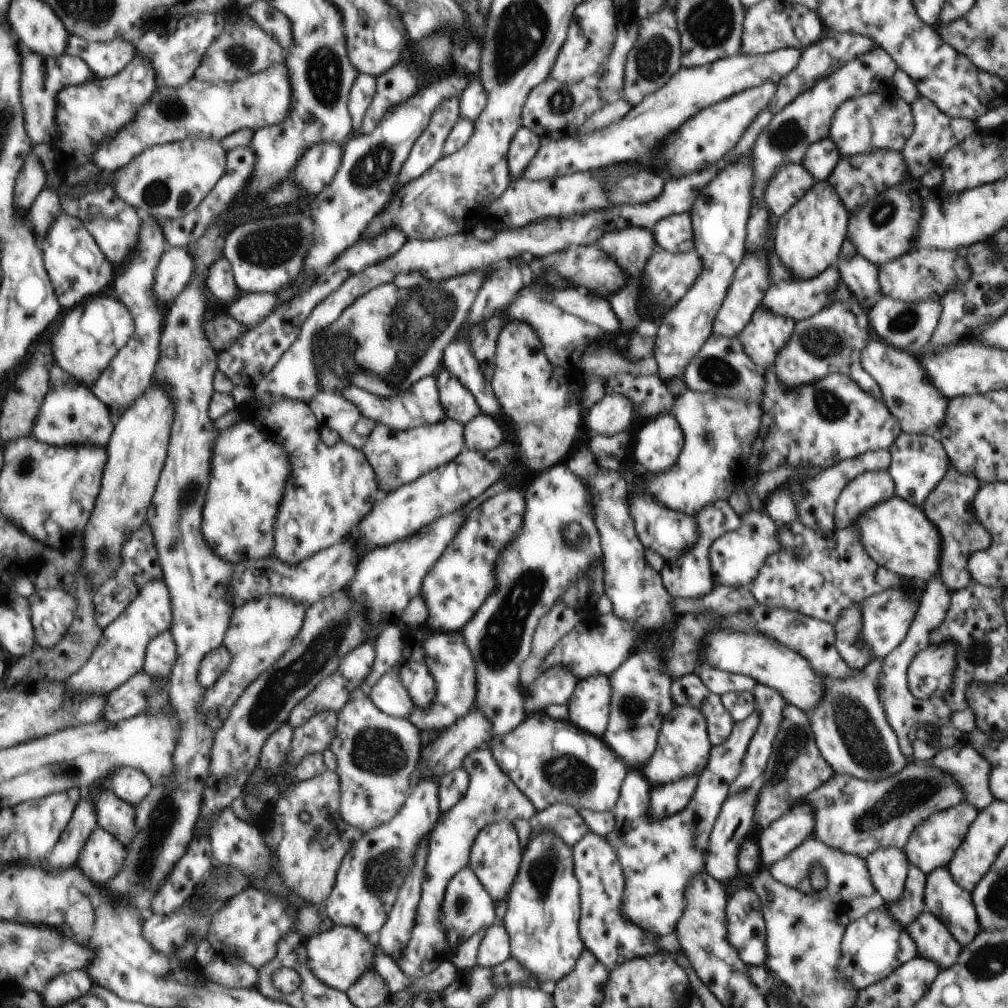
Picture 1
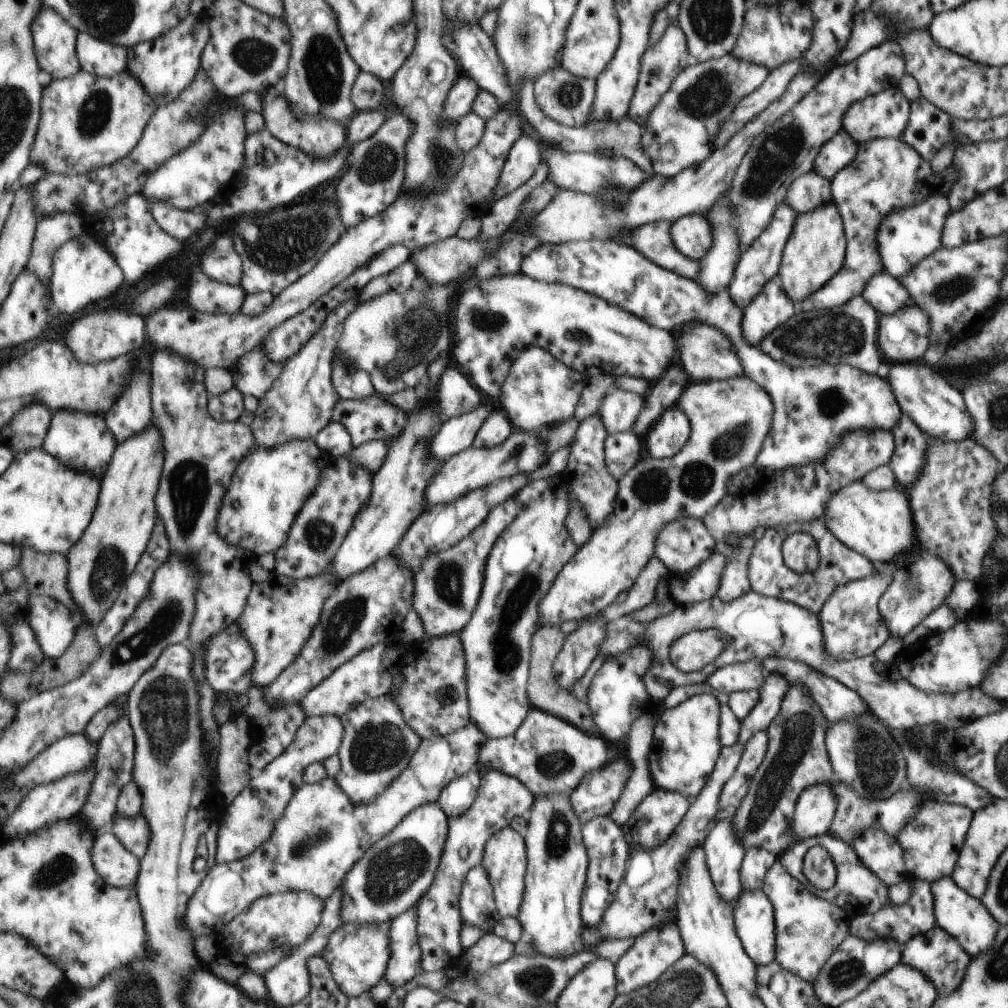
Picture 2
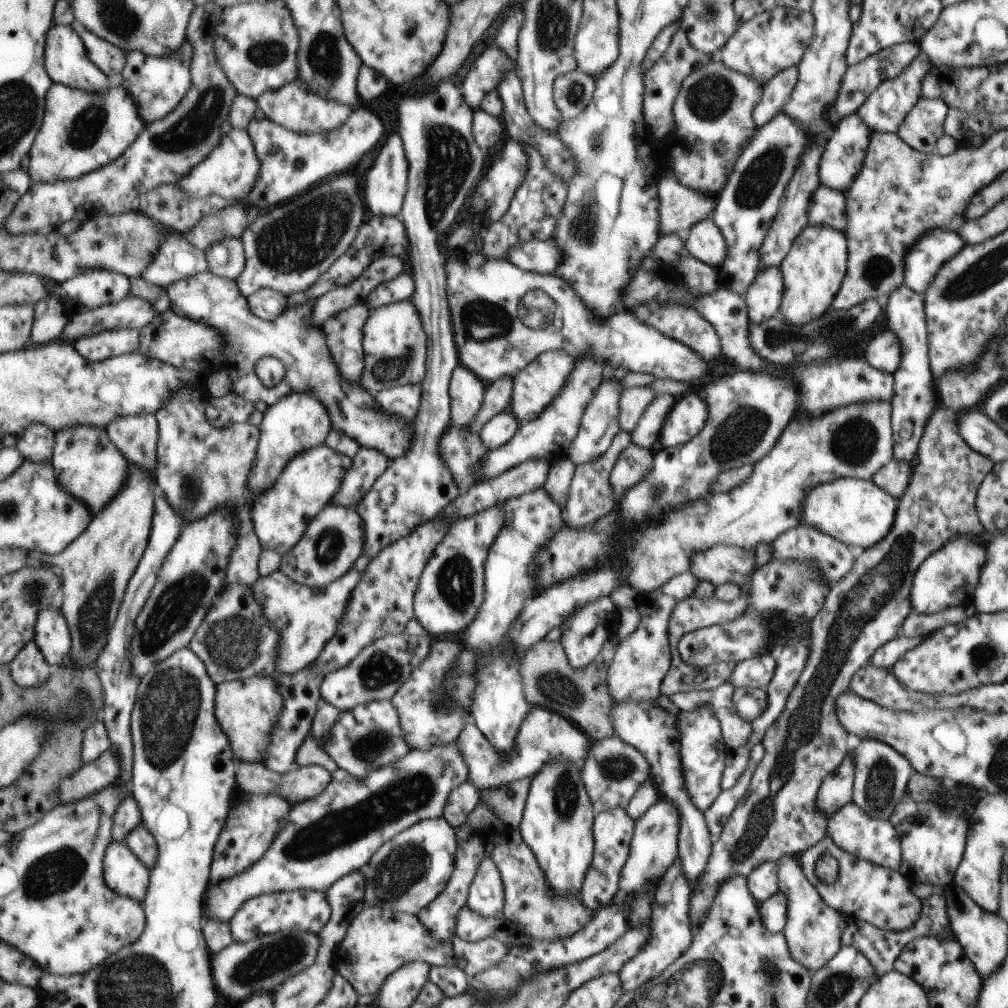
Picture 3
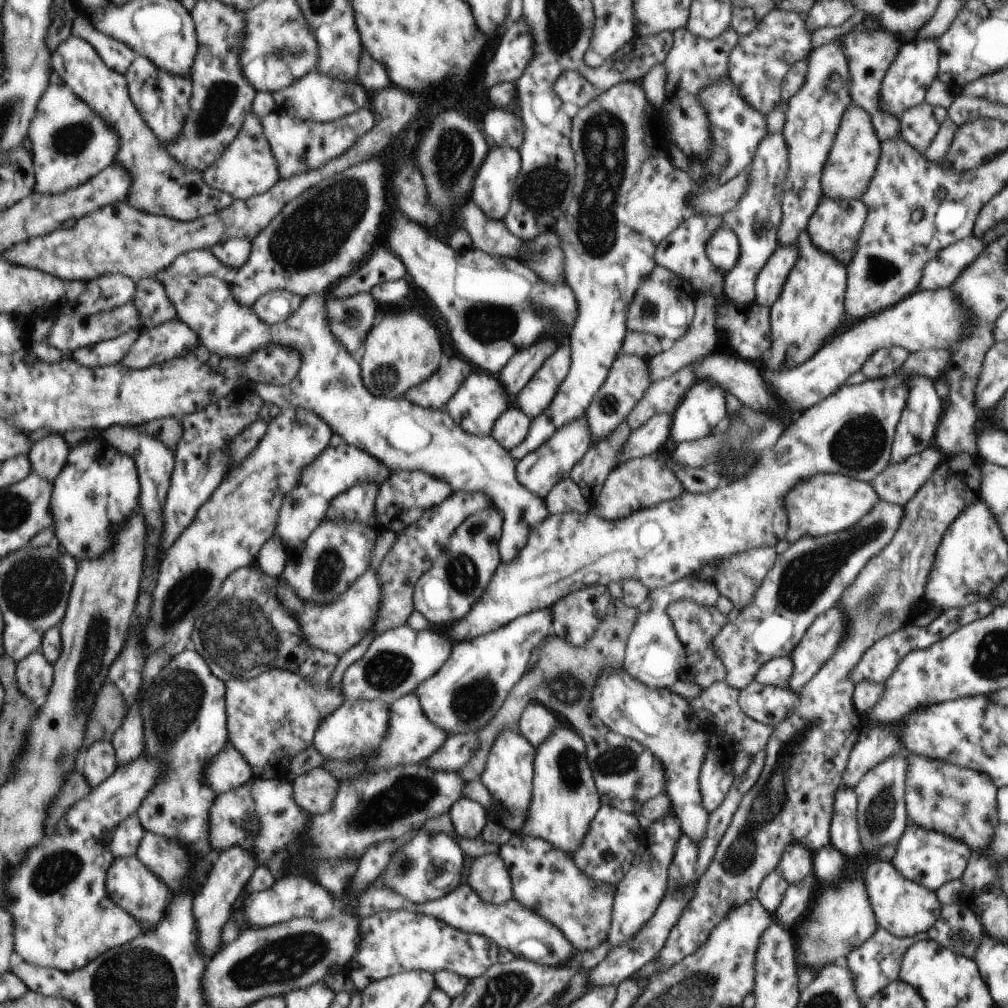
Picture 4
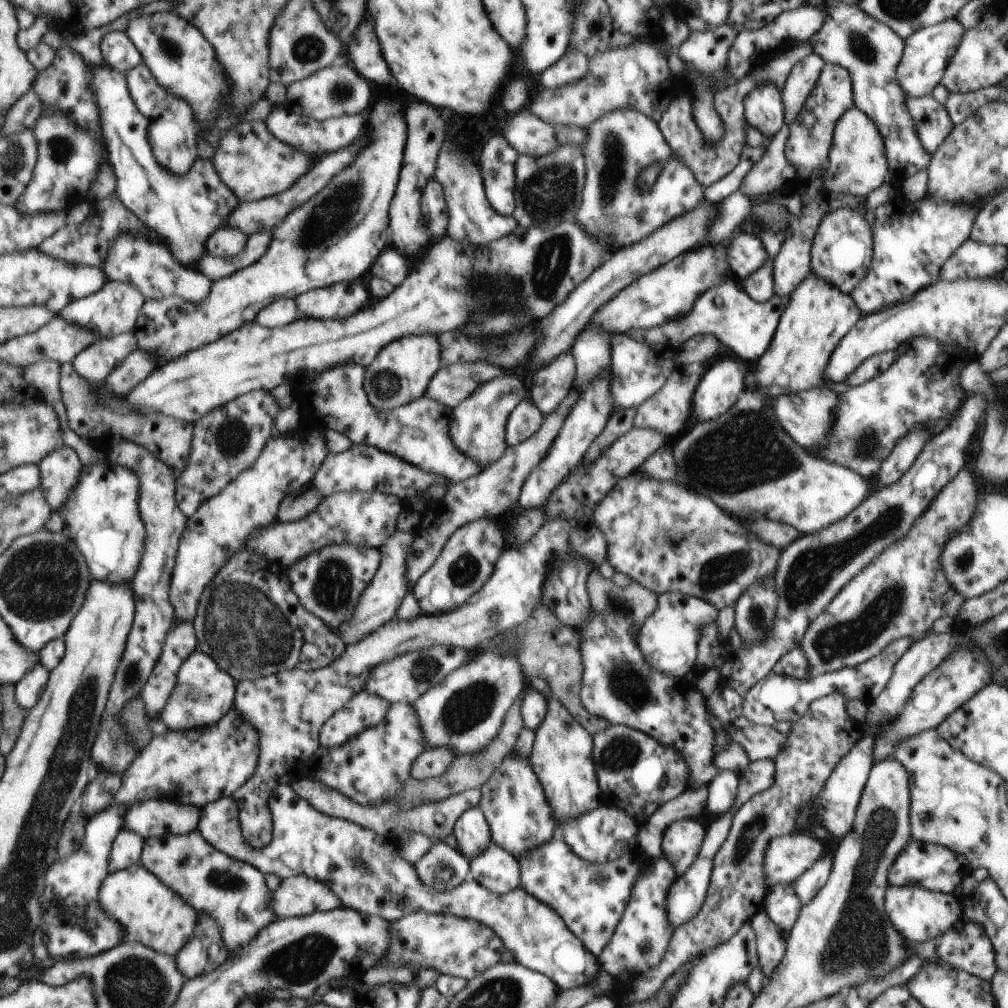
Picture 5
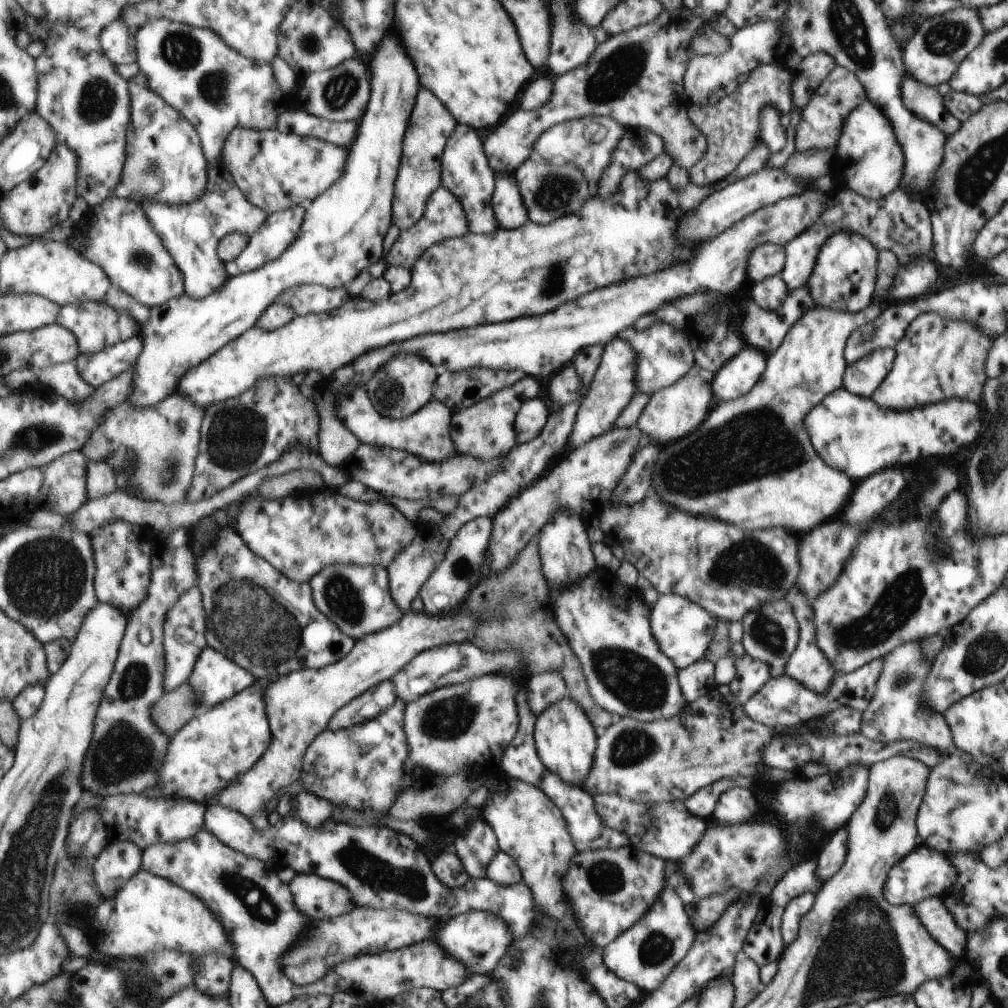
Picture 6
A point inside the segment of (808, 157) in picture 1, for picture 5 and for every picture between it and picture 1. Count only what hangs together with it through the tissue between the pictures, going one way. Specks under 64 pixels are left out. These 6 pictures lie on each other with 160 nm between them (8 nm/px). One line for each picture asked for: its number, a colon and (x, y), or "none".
2: (838, 152)
3: (842, 158)
4: (853, 157)
5: (857, 164)

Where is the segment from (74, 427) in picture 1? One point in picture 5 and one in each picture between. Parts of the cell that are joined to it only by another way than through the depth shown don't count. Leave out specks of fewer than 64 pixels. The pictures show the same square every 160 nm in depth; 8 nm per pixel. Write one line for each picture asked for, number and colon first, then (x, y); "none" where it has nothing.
2: (84, 442)
3: (90, 466)
4: (94, 497)
5: (103, 516)

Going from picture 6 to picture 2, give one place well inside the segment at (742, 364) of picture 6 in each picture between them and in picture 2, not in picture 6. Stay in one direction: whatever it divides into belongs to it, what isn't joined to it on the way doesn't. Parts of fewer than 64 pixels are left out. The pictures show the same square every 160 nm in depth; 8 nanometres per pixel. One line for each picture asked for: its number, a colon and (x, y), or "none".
2: (665, 437)
3: (687, 416)
4: (706, 403)
5: (723, 382)

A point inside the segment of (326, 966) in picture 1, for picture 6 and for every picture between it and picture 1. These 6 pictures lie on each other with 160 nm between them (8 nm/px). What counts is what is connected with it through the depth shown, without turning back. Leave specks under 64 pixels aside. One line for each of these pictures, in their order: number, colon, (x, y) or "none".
2: (358, 956)
3: (379, 941)
4: (394, 941)
5: (451, 945)
6: (479, 940)

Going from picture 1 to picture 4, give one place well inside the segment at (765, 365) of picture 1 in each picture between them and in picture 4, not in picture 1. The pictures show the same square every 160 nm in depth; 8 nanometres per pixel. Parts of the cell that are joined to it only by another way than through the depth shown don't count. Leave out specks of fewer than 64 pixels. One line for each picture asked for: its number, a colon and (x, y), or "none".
2: (770, 308)
3: (763, 300)
4: (771, 280)

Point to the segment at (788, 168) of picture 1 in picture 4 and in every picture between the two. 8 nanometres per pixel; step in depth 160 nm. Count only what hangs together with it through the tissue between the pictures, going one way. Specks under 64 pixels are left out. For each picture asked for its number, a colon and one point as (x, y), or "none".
2: (809, 191)
3: (827, 208)
4: (835, 227)

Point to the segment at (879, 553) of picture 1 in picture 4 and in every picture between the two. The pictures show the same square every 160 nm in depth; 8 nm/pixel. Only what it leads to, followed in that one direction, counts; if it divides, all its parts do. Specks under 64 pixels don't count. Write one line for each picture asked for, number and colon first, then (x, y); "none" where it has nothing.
2: (878, 524)
3: (853, 511)
4: (826, 503)

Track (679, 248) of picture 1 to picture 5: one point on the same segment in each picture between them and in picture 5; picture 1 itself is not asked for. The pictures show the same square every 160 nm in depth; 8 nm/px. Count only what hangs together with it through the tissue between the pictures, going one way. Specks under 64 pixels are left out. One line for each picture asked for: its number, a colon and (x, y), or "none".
2: (691, 234)
3: (704, 241)
4: (723, 249)
5: (747, 254)

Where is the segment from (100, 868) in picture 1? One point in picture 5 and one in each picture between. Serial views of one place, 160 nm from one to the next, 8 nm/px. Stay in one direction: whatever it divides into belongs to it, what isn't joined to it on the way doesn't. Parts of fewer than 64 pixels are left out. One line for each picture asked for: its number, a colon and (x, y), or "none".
2: (120, 867)
3: (125, 873)
4: (135, 887)
5: (150, 912)

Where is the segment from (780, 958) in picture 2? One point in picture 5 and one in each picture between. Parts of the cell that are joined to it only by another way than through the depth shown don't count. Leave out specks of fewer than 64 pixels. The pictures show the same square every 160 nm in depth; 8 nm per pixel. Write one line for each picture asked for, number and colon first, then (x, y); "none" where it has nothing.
3: (812, 930)
4: (795, 863)
5: (786, 857)

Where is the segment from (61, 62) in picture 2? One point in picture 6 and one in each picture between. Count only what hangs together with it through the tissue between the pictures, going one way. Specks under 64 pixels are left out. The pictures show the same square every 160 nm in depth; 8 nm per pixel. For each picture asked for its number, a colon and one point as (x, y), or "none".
3: (67, 62)
4: (161, 185)
5: (186, 211)
6: (192, 233)

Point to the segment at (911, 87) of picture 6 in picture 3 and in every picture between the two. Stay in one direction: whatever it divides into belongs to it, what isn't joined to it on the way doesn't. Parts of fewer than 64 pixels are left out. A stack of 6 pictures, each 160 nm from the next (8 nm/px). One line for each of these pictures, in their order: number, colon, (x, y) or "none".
3: (922, 127)
4: (918, 125)
5: (931, 120)

